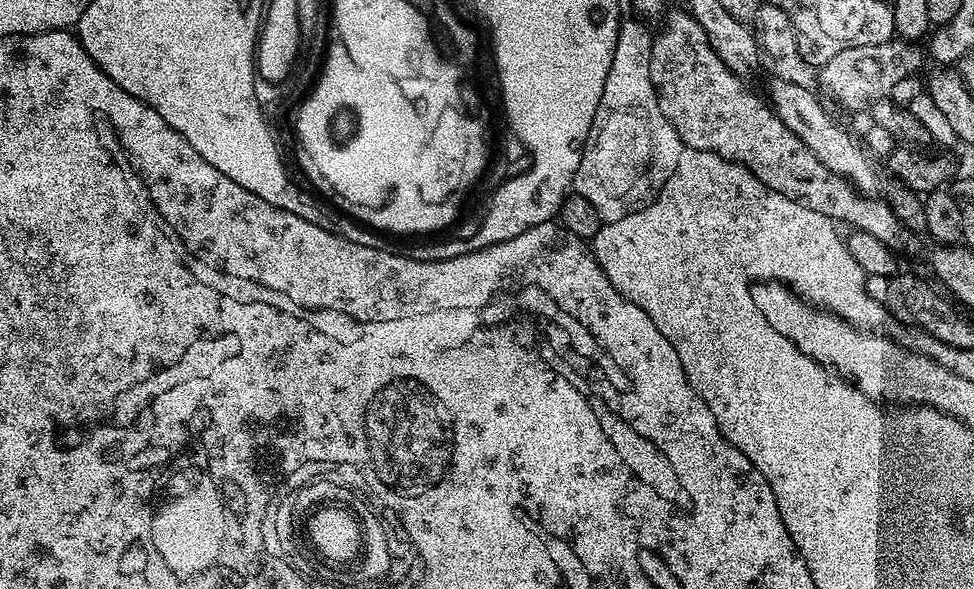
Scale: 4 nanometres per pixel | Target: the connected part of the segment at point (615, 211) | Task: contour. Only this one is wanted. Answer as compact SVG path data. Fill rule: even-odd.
M639 19L624 24L616 64L608 76L608 92L602 90L590 134L580 155L571 191L594 206L601 221L618 222L655 200L662 186L674 174L682 145L674 126L659 109L650 78L650 54L653 33L643 28Z

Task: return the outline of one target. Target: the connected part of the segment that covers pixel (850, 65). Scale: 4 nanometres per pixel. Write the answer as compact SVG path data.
M893 38L874 46L850 46L836 52L830 62L819 65L820 84L844 108L856 112L883 96L888 96L911 72L916 72L926 60L926 52L916 42Z

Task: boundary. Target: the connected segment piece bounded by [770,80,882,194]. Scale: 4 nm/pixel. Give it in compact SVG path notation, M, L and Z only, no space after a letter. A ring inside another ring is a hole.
M776 80L772 84L770 107L791 132L798 134L798 138L802 138L802 142L806 142L806 146L814 150L826 170L852 181L864 194L875 193L881 187L881 177L876 177L876 168L867 156L869 153L852 141L851 134L824 109L823 102L810 89L803 88L800 84L791 84L788 80Z

